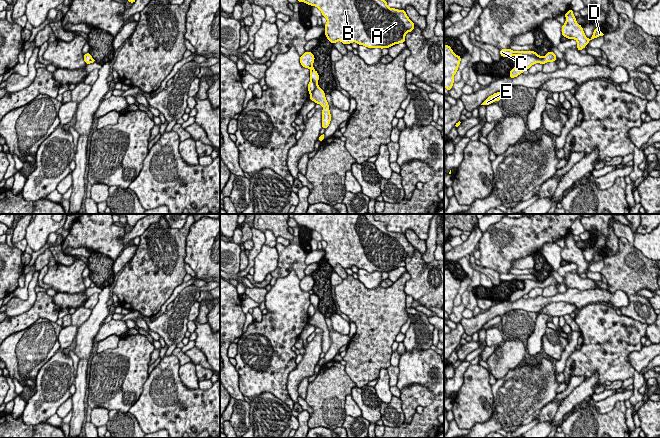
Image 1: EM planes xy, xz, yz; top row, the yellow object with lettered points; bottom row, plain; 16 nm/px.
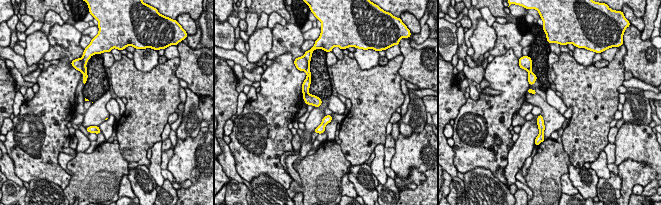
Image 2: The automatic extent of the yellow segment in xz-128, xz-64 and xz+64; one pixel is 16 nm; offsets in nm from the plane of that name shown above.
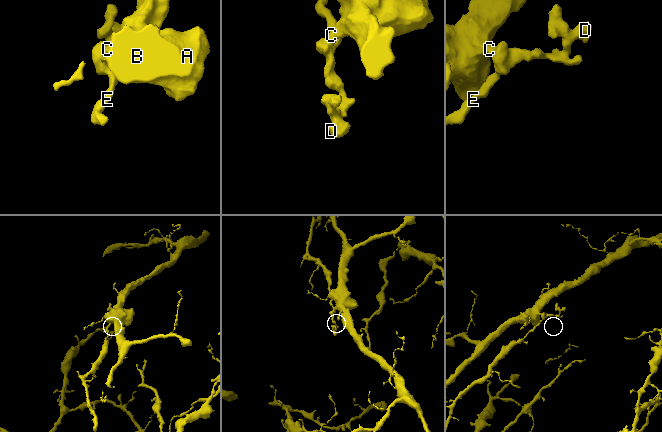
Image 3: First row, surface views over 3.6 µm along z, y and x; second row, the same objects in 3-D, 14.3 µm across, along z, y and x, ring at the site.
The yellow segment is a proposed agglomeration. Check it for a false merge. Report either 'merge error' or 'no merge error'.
merge error

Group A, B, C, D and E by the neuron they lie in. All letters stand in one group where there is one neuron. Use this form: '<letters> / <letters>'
A B C / D E

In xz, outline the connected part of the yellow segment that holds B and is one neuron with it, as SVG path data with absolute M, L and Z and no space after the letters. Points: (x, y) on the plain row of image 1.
M295 214L298 226L317 231L327 243L326 262L332 267L338 264L344 269L356 266L367 272L389 272L395 268L405 267L405 259L412 256L415 248L409 243L405 234L387 230L385 223L374 219L374 214Z

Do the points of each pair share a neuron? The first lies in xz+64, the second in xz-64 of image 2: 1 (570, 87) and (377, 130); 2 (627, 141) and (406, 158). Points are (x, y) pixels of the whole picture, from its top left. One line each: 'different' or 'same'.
1: same
2: same

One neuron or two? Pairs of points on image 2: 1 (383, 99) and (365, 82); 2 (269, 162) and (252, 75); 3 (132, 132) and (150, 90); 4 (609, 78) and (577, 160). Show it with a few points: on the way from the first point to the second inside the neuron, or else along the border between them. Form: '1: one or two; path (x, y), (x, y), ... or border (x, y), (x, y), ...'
1: one; path (379, 95), (369, 86)
2: two; border (264, 70), (259, 82)
3: one; path (142, 122), (147, 113), (150, 100)
4: one; path (594, 98), (589, 127), (583, 140)

